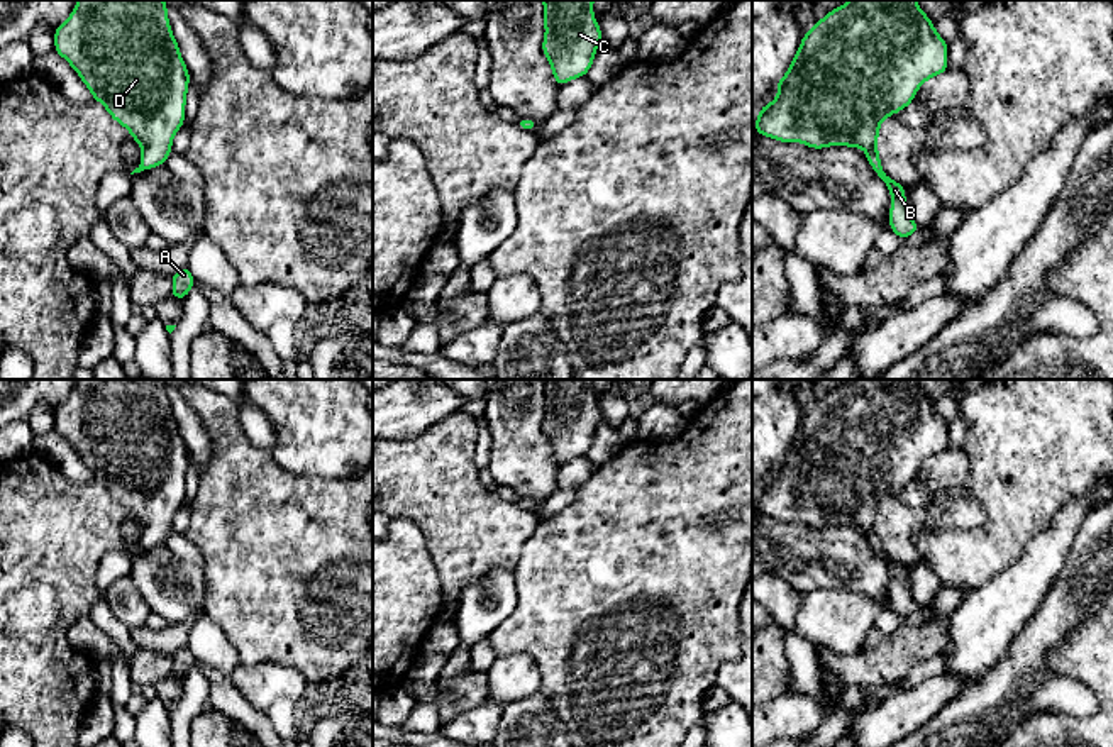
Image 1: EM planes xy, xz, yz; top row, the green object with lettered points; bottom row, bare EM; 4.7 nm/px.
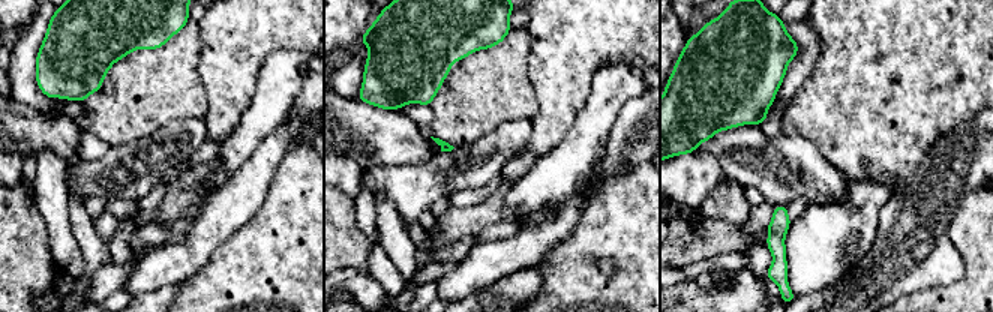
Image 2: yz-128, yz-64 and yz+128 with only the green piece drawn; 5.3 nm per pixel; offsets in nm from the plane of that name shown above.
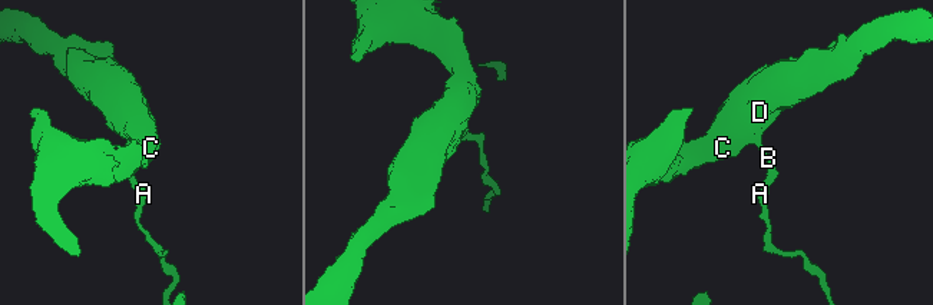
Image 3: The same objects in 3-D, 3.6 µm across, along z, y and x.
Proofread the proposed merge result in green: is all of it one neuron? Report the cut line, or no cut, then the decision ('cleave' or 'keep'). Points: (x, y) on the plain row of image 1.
no cut | keep

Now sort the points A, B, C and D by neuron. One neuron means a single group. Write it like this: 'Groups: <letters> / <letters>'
Groups: A B C D

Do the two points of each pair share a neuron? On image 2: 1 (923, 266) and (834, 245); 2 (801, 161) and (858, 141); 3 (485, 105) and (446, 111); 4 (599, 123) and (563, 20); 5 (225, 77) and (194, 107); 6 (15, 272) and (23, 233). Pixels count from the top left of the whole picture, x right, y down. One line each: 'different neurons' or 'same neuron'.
1: different neurons
2: different neurons
3: same neuron
4: different neurons
5: different neurons
6: same neuron

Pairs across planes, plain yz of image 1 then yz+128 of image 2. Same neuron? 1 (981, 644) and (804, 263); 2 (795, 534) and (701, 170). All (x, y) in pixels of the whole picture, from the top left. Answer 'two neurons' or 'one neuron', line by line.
1: one neuron
2: two neurons

